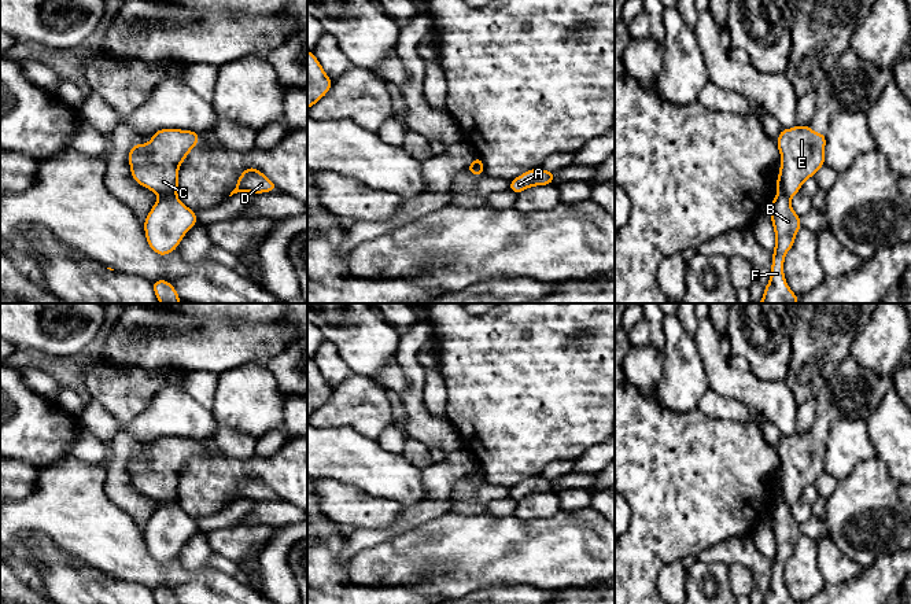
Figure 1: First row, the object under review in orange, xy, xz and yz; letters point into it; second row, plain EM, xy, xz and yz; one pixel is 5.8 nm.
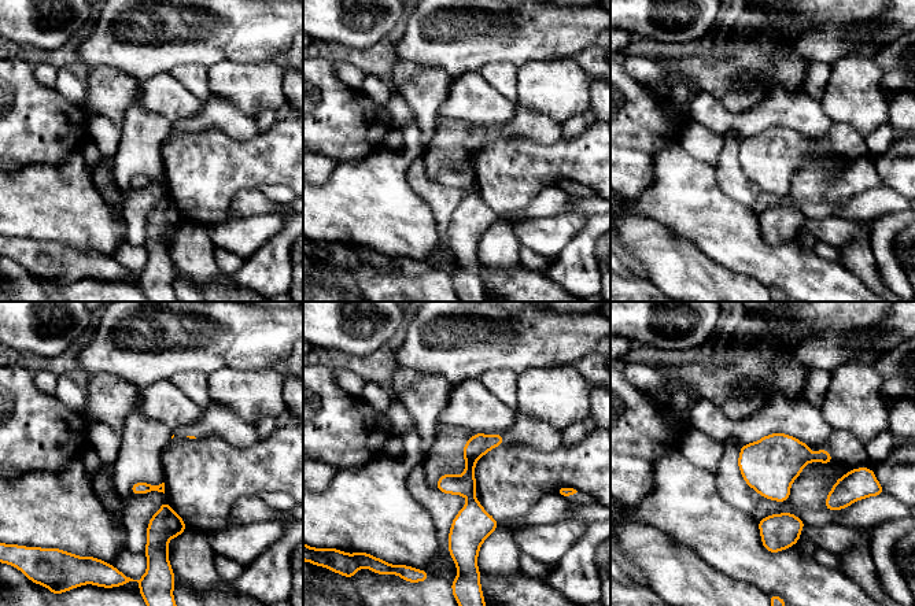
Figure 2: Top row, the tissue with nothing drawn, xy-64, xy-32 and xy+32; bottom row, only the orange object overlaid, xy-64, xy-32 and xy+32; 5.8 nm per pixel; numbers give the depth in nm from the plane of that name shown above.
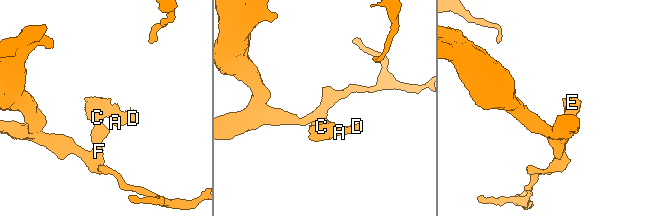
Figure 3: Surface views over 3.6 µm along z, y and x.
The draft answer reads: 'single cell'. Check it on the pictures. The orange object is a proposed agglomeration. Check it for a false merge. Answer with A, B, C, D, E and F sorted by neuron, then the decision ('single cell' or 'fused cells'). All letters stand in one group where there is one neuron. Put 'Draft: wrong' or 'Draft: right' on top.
Draft: wrong
groups A C D E / B F; fused cells

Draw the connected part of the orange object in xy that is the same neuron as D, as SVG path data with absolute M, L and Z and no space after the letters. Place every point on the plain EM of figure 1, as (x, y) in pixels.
M247 475L237 487L236 496L230 500L233 501L247 498L252 501L262 501L276 498L277 493L270 489L263 480L261 480L257 475Z

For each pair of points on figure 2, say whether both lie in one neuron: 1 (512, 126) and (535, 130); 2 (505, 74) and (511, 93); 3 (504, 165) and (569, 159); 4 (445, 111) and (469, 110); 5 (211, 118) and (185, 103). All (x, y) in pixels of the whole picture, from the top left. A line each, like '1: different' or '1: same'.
1: same
2: same
3: same
4: same
5: different

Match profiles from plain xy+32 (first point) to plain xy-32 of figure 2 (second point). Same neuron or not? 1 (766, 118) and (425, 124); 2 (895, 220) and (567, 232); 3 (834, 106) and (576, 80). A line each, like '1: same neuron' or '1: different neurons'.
1: different neurons
2: different neurons
3: same neuron

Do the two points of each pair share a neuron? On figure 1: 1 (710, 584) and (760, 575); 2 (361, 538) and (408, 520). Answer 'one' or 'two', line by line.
1: two
2: one

